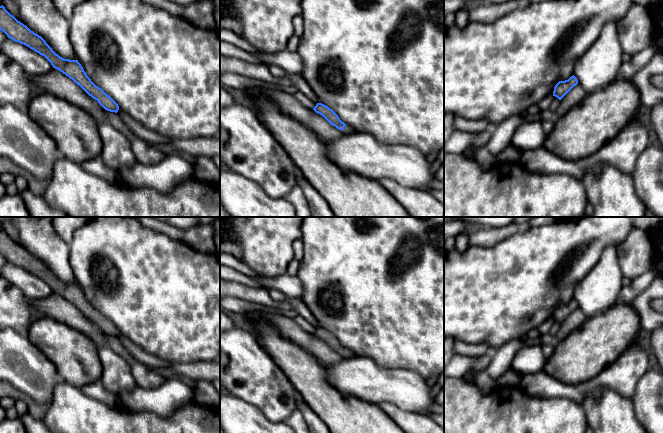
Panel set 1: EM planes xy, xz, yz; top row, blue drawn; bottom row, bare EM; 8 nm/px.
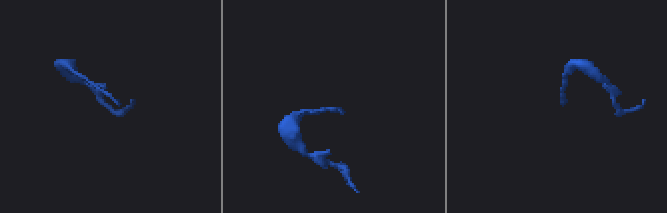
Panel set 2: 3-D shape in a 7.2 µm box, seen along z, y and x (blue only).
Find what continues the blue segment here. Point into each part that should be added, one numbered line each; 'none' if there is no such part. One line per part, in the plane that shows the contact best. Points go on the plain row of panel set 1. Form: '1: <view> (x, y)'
1: xz (348, 353)

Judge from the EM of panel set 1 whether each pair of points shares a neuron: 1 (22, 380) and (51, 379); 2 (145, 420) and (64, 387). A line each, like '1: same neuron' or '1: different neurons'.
1: same neuron
2: same neuron

